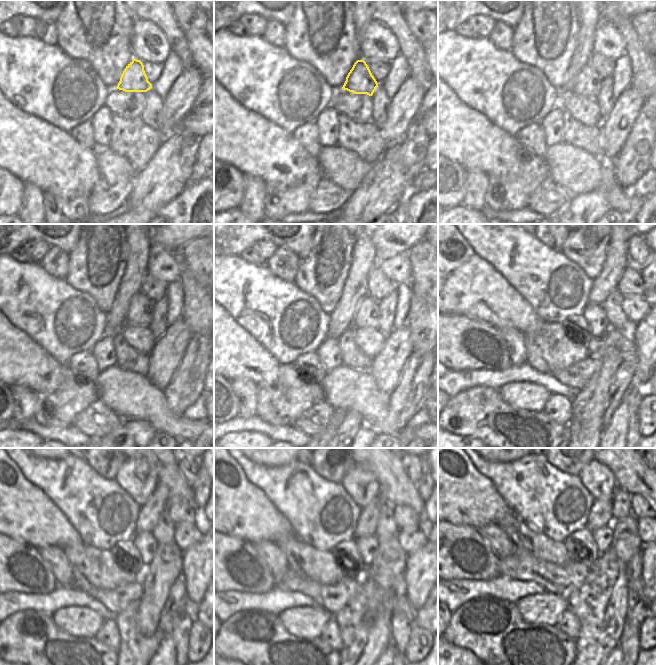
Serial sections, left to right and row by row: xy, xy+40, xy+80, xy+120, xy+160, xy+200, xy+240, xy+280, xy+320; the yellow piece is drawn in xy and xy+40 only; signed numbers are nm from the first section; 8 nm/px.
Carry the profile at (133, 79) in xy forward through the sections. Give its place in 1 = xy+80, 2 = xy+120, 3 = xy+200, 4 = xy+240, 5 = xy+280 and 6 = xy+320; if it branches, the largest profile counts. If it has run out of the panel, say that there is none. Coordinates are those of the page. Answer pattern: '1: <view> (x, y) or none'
1: xy+80 (588, 83)
2: xy+120 (141, 308)
3: xy+200 (594, 316)
4: xy+240 (145, 542)
5: xy+280 (368, 546)
6: xy+320 (603, 536)

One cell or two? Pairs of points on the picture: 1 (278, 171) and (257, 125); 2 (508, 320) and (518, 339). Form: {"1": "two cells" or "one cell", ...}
{"1": "one cell", "2": "two cells"}

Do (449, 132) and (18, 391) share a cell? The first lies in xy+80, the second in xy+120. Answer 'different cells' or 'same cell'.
different cells

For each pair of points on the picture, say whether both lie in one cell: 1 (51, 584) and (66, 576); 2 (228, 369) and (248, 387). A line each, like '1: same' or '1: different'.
1: different
2: different

